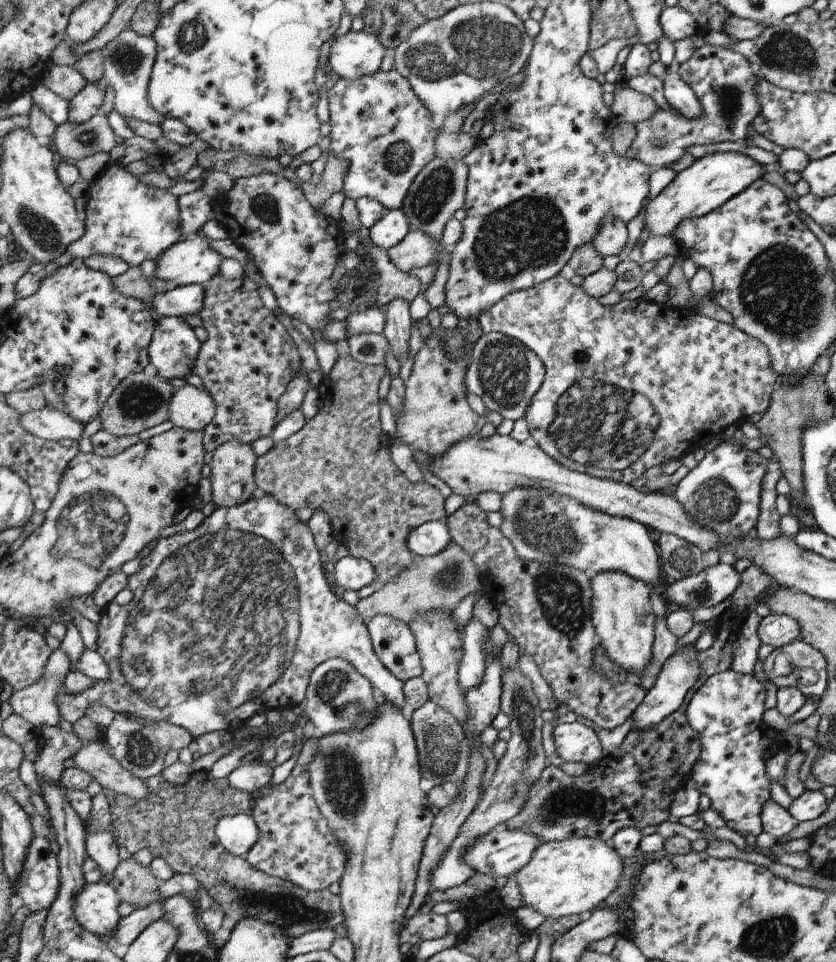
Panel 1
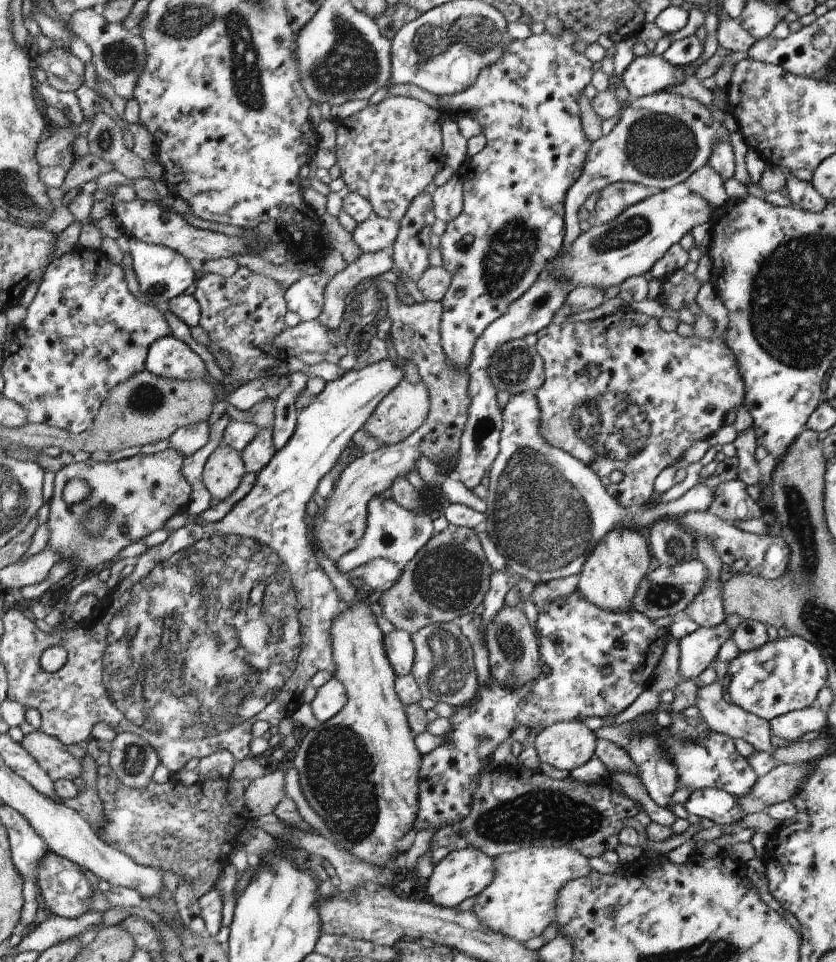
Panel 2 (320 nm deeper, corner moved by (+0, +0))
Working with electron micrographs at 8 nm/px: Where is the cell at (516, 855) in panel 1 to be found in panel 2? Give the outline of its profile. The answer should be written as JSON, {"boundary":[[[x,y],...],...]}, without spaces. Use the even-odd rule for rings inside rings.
{"boundary":[[[468,847],[462,851],[452,851],[432,867],[432,875],[422,896],[427,896],[430,902],[444,908],[456,909],[466,898],[480,895],[493,882],[494,871],[493,857],[481,850]]]}

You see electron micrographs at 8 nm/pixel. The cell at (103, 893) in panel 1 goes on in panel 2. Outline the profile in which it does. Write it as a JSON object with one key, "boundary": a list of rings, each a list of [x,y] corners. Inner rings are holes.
{"boundary":[[[46,853],[41,860],[40,867],[37,868],[36,883],[40,886],[46,906],[54,915],[75,919],[90,910],[92,886],[82,872],[82,867],[74,861],[60,856],[58,853]]]}

